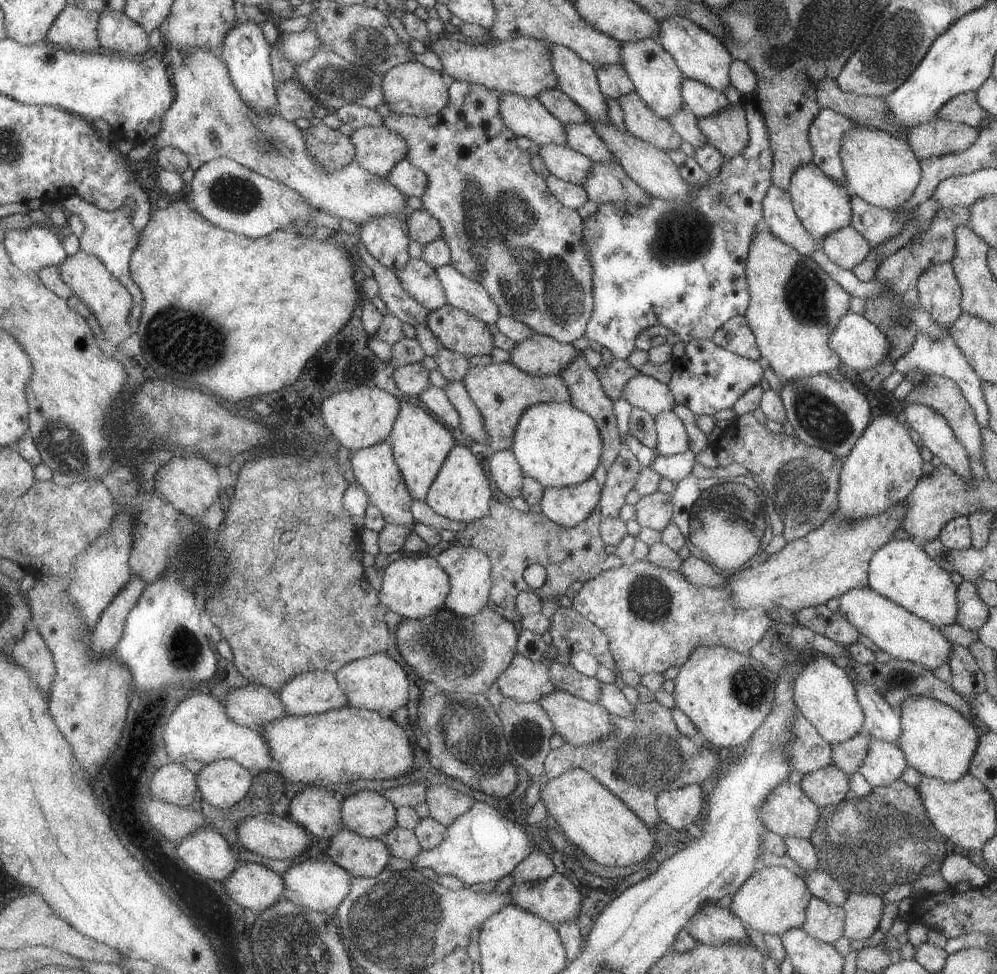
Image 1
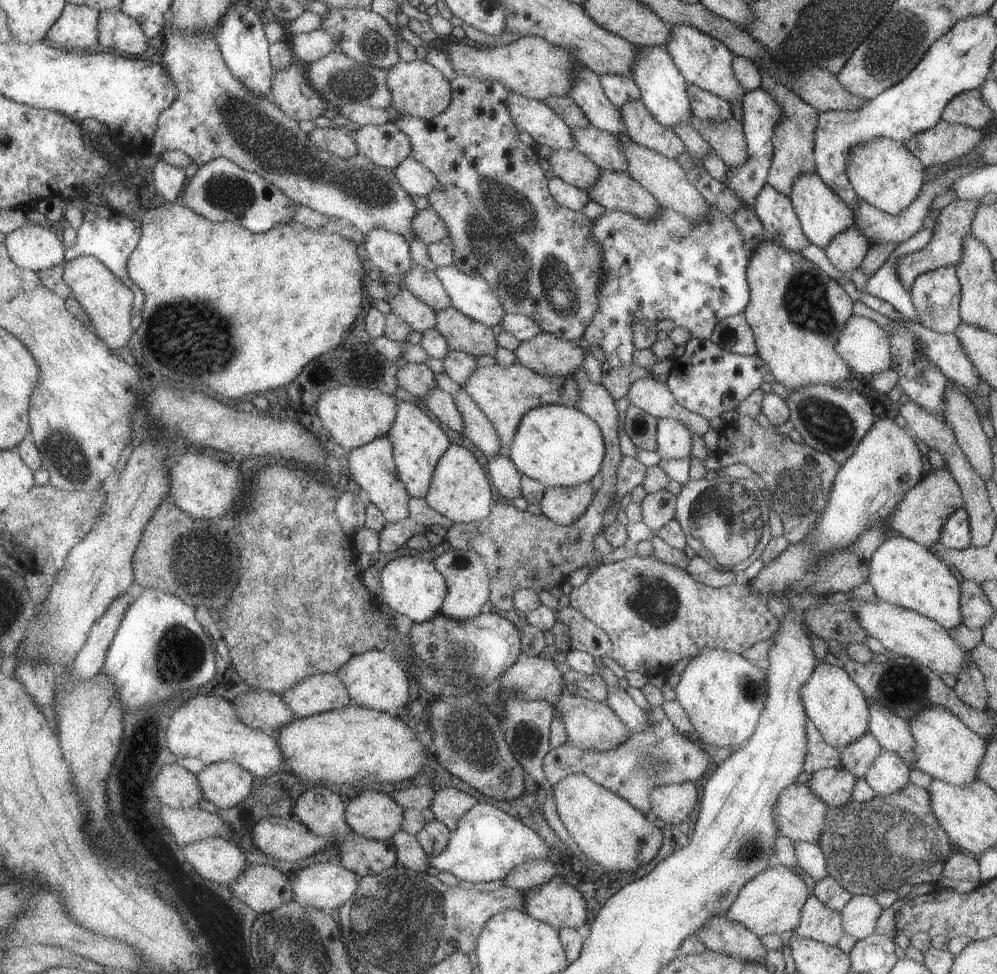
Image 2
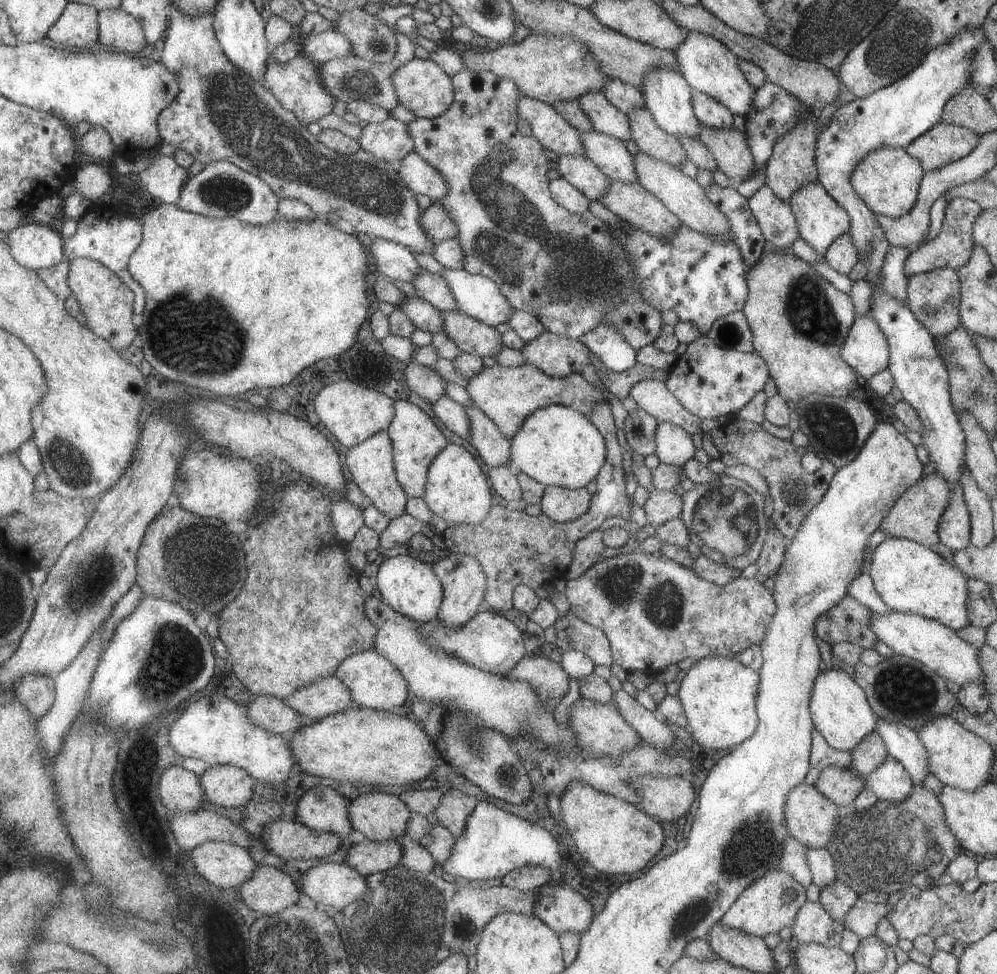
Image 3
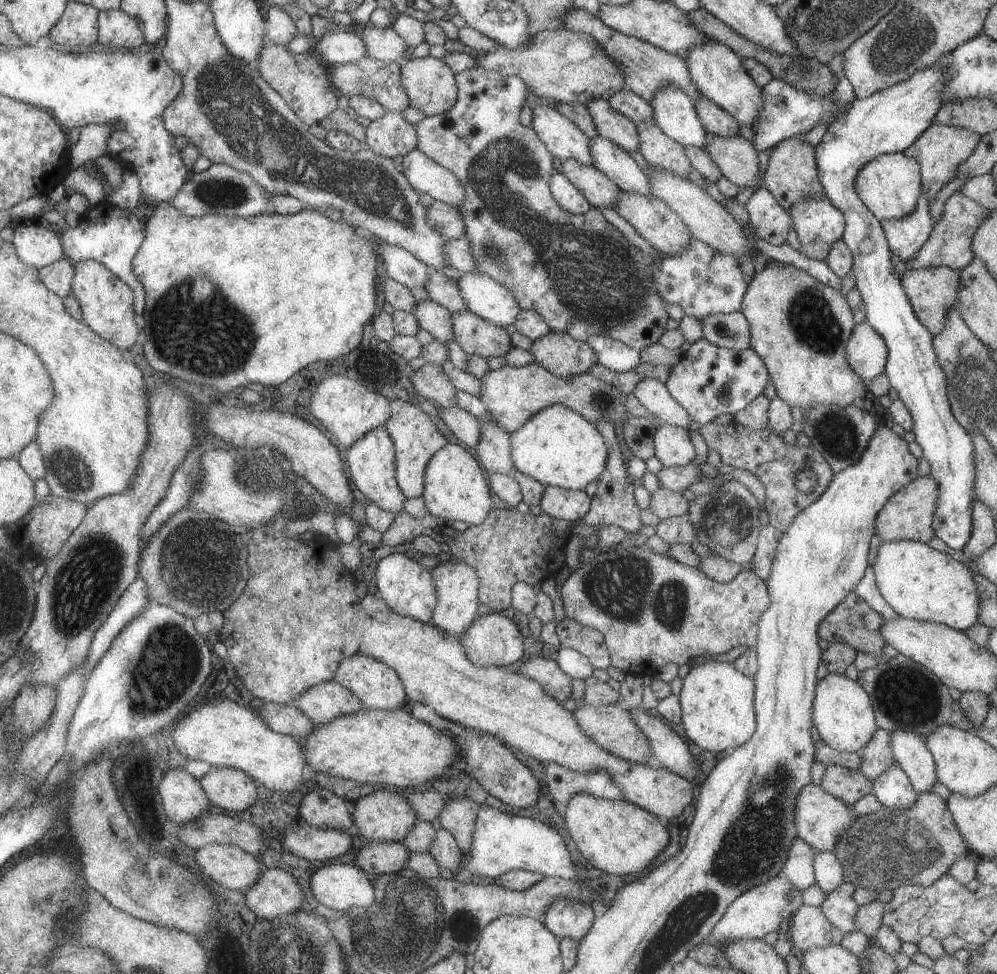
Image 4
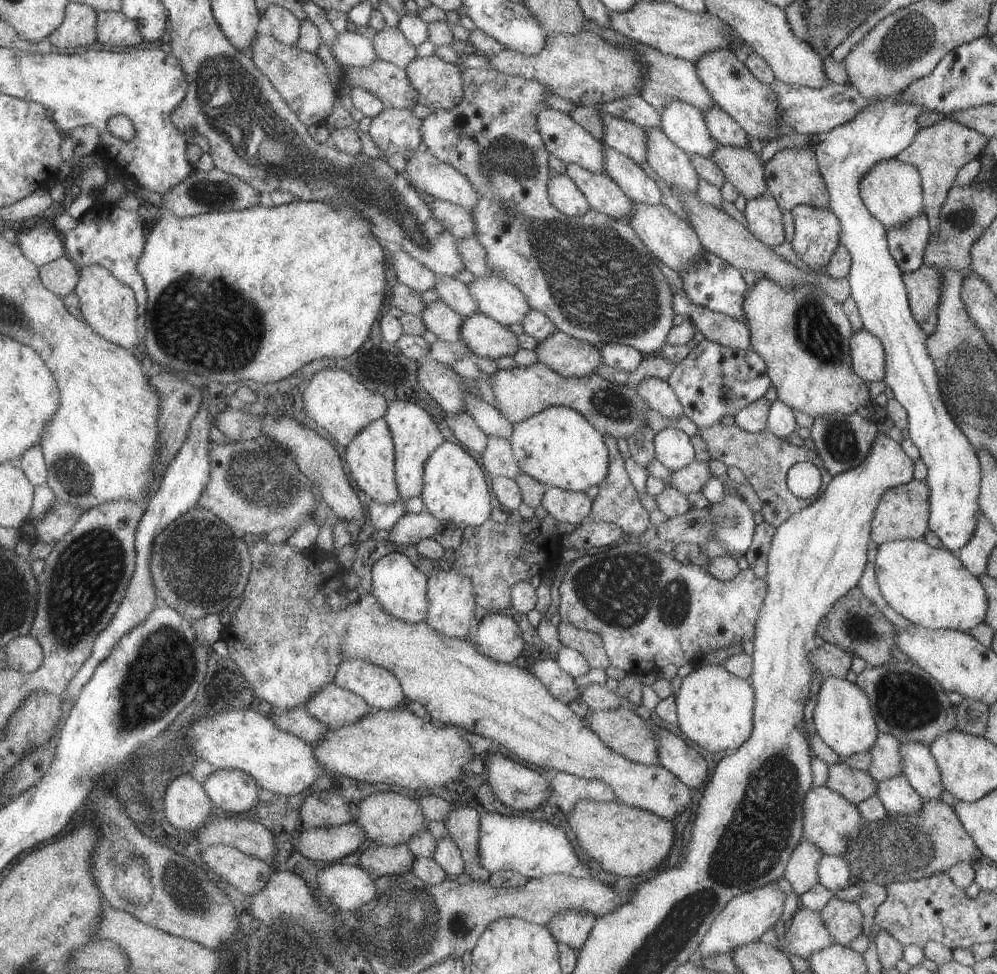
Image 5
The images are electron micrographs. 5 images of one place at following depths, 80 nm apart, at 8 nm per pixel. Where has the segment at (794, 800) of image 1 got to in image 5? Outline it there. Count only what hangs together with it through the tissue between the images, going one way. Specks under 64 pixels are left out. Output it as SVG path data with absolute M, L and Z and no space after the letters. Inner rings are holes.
M825 785L822 787L812 786L804 794L802 804L802 838L809 841L813 846L817 846L823 855L839 855L843 854L849 839L857 836L857 832L861 828L860 824L864 823L862 816L859 814L856 805L845 800L837 792L829 790Z

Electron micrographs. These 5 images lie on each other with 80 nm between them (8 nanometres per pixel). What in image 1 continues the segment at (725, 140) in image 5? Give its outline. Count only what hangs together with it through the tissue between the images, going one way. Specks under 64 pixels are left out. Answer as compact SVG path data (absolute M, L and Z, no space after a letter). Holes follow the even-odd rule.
M684 77L680 91L683 104L694 112L697 119L718 113L729 105L723 92L713 90L701 81Z

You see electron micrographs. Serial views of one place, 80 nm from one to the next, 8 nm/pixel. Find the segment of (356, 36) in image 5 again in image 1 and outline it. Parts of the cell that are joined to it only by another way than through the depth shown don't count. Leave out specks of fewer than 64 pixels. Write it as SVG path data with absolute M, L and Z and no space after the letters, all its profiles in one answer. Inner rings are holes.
M306 29L298 33L282 32L275 45L294 65L311 60L323 48L320 37L315 31Z

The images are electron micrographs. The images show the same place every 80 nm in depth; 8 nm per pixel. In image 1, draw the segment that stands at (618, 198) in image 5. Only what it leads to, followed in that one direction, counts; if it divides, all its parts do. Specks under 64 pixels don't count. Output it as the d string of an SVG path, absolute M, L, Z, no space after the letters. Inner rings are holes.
M566 144L541 145L537 154L549 174L579 185L583 184L592 163L584 154L574 151Z

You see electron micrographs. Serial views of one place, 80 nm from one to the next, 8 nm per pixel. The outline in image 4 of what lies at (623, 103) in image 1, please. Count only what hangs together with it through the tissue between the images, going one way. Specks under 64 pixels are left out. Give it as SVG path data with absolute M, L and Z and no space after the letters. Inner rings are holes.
M649 117L635 124L639 139L637 149L644 160L649 165L661 167L663 170L687 179L691 166L683 146L661 132L655 121Z

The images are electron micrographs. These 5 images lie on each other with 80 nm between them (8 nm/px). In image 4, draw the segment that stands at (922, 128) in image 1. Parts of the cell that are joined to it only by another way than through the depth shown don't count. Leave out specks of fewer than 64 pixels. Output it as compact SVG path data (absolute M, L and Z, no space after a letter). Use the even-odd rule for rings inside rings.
M933 122L903 151L905 156L914 158L919 163L920 183L928 194L928 204L932 202L942 185L953 178L956 166L969 156L979 139L978 135L965 129Z

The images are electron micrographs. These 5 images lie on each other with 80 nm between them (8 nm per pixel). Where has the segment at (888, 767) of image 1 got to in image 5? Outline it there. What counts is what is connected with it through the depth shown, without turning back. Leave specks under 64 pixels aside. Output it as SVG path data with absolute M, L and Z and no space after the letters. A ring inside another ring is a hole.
M902 772L876 783L875 796L889 815L912 815L919 812L922 798L911 788Z

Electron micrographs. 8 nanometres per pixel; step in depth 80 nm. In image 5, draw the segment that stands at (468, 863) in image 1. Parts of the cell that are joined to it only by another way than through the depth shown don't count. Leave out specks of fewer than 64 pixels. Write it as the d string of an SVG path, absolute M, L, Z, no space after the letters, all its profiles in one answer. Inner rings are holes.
M482 813L480 830L480 863L489 875L515 871L528 879L562 874L576 879L589 877L588 869L577 859L563 829L541 818L514 817L499 813Z

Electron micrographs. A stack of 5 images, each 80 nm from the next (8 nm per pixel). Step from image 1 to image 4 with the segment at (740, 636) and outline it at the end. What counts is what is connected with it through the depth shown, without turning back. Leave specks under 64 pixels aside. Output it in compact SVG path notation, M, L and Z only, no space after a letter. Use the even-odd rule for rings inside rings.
M617 546L607 552L600 553L597 557L587 560L587 562L582 562L579 568L565 579L557 591L562 600L565 617L572 618L583 626L598 630L604 636L604 643L610 656L610 665L619 668L625 674L631 673L636 676L652 675L658 668L665 666L667 663L673 663L679 667L690 658L700 661L703 656L717 656L717 654L723 654L723 652L727 652L736 646L754 647L758 639L758 620L761 613L769 608L770 603L766 581L755 576L752 570L741 571L733 577L733 580L718 583L703 574L697 567L685 566L674 558L667 556L667 554L654 554L646 546L627 547L625 549Z

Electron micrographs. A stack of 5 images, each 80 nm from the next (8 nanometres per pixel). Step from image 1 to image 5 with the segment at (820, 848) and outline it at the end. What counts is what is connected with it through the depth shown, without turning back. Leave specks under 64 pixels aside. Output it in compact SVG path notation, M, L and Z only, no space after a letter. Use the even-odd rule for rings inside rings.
M922 799L919 812L912 815L889 815L873 822L865 821L857 836L848 840L844 853L850 876L858 882L872 882L879 886L904 881L916 881L946 870L965 861L973 864L981 854L974 840L963 830L951 806L941 799Z

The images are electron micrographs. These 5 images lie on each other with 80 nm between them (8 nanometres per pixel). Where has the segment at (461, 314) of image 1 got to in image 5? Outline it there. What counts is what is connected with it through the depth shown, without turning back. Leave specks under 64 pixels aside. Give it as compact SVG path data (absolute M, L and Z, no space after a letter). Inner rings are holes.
M479 311L464 317L461 325L462 340L474 355L495 360L501 356L513 356L519 350L519 341L505 325Z

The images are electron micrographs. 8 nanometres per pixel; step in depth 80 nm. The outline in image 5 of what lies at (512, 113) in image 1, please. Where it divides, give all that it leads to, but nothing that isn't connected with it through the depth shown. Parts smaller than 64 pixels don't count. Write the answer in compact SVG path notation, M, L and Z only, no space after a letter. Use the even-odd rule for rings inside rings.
M544 106L536 113L537 128L550 155L565 163L577 163L593 173L604 173L601 142L583 130L567 113Z

